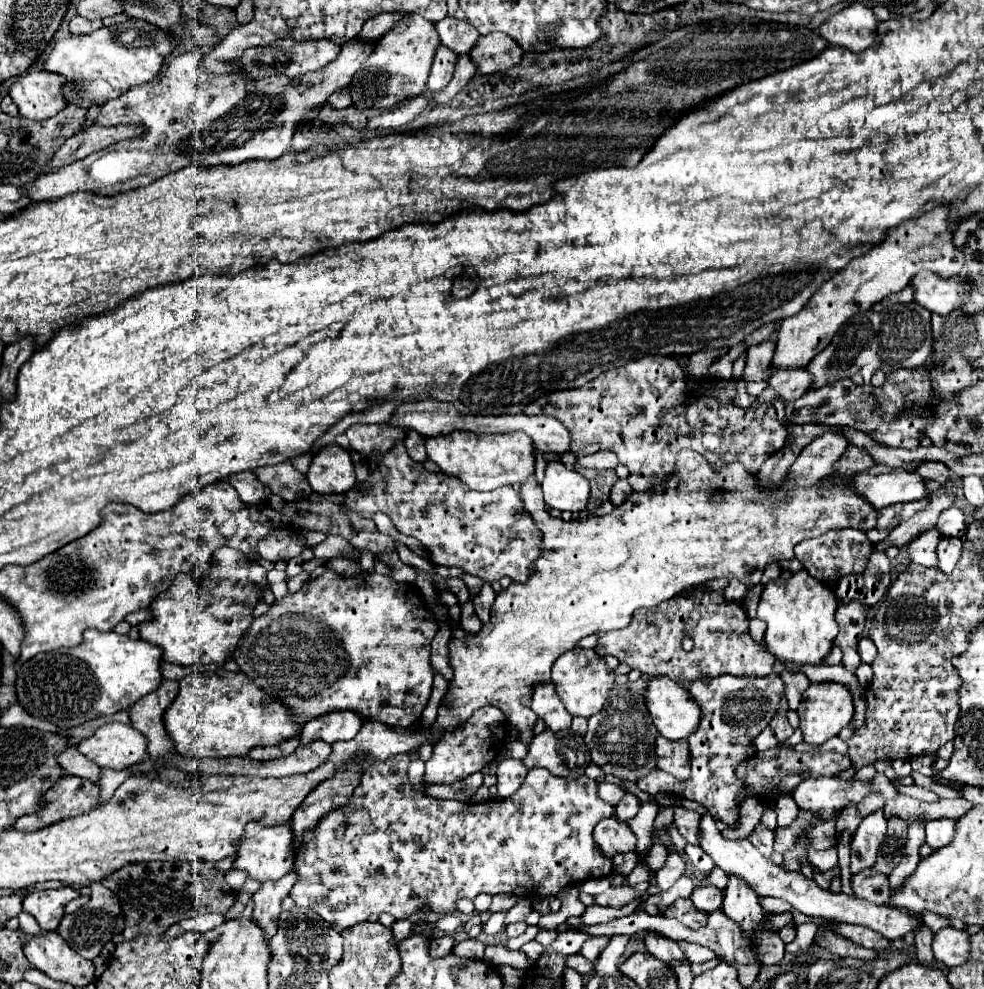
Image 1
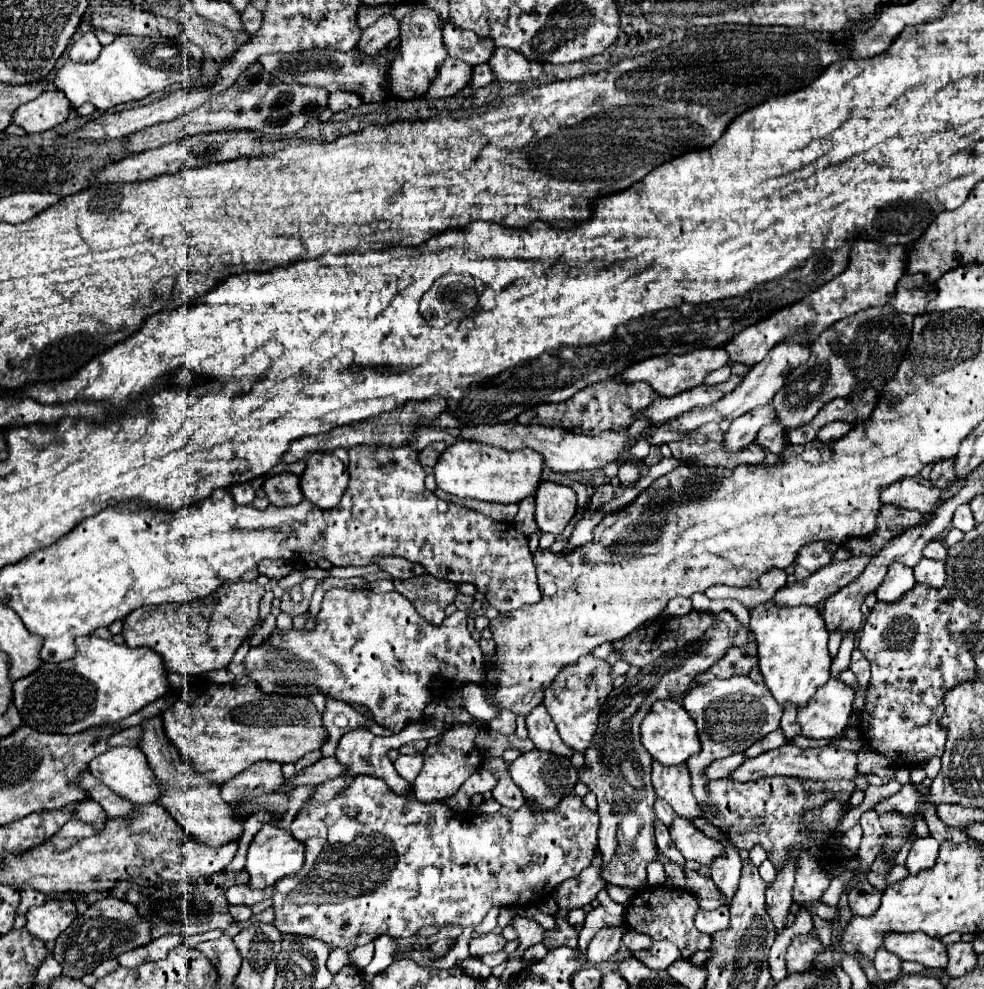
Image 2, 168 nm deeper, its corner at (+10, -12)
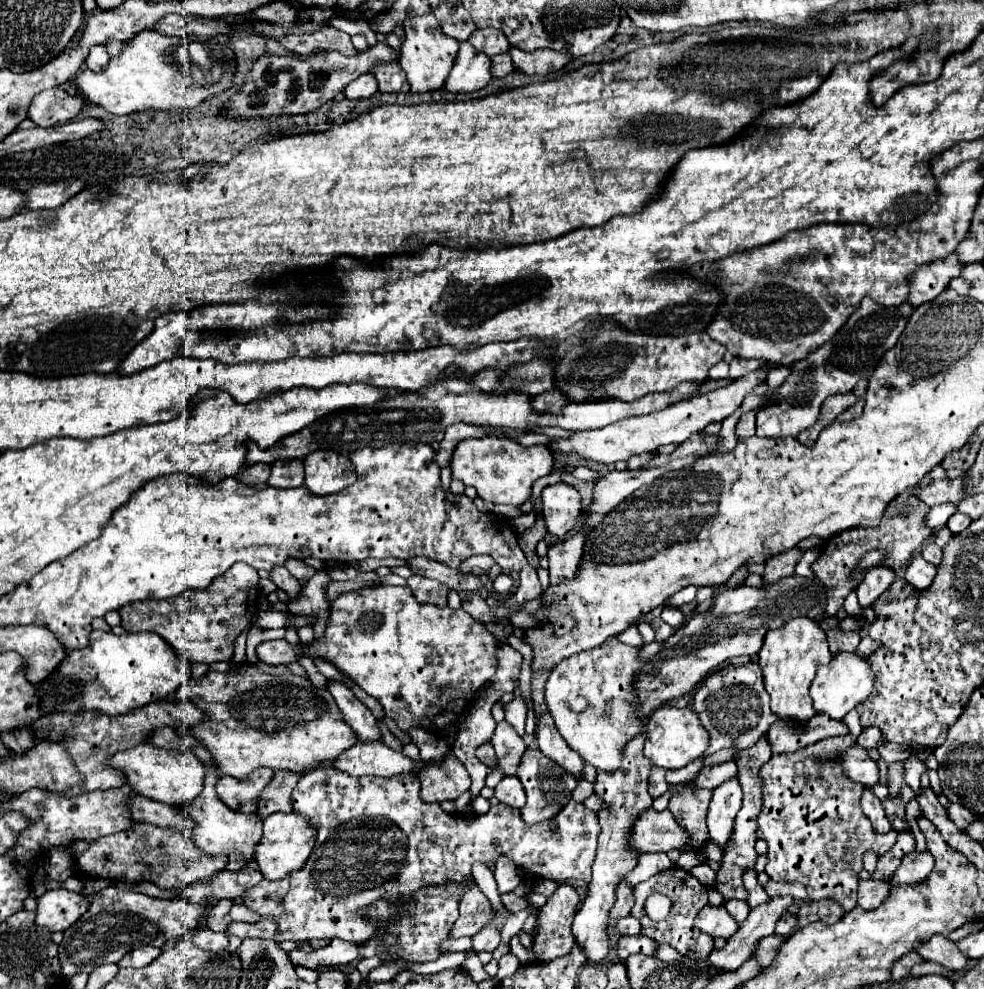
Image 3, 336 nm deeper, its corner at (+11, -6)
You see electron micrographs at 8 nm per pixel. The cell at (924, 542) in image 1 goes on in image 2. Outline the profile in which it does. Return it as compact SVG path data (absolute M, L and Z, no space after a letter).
M895 562L895 564L891 564L883 584L875 590L875 594L883 602L895 602L895 600L899 600L899 596L903 596L903 592L909 592L915 584L917 584L917 580L913 576L913 568L907 568L903 564Z

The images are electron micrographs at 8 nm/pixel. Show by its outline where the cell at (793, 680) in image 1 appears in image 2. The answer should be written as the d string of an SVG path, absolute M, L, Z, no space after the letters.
M787 704L785 712L783 712L783 718L781 718L781 728L783 728L787 740L791 740L795 734L801 734L795 716L797 716L797 708L791 708L791 704Z

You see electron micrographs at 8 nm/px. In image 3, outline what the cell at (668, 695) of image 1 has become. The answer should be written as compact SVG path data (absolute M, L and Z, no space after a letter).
M662 706L658 708L646 726L646 744L644 744L644 754L646 758L664 770L678 770L690 764L696 758L702 758L706 754L710 736L706 734L698 714L694 714L692 708L670 708Z

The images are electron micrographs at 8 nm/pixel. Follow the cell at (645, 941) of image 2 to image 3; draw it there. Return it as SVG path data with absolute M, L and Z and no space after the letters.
M626 916L626 918L618 920L616 928L618 928L620 934L638 934L640 932L640 922L634 916Z

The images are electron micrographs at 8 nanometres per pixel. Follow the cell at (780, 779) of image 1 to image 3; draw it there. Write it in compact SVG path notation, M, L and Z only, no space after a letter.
M846 736L824 738L816 744L810 744L792 754L776 754L760 768L760 776L764 778L764 808L758 816L758 838L768 842L768 868L766 874L776 882L800 882L808 888L808 896L812 900L832 898L846 912L856 908L856 890L858 890L858 872L862 870L864 852L872 850L878 856L888 852L898 838L898 832L890 830L888 836L876 834L870 826L870 820L862 814L860 796L862 784L852 782L840 762L838 756L848 750Z

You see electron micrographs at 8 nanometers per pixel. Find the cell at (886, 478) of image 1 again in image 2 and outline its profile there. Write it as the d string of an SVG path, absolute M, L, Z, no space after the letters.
M907 476L881 490L881 504L893 504L907 510L933 512L939 506L941 490L923 476Z

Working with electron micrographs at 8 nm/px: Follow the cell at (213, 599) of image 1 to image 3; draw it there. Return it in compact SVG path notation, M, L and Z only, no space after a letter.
M234 564L206 590L186 590L168 600L142 600L120 608L126 632L156 632L174 646L188 662L222 662L232 658L234 640L254 622L258 610L258 572L246 564Z

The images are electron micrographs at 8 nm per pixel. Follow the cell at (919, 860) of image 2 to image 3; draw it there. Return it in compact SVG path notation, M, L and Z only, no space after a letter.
M930 852L906 854L902 858L900 868L894 872L890 880L890 886L916 886L928 878L932 866L934 866L934 858L930 856Z

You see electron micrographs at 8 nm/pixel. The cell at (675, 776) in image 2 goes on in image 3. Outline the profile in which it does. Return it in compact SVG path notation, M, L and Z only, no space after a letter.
M688 784L682 792L674 794L668 804L668 810L674 814L674 818L678 818L678 824L690 832L690 838L694 838L694 846L690 846L688 852L700 852L702 846L710 840L706 830L706 810L710 798L710 790L698 790Z

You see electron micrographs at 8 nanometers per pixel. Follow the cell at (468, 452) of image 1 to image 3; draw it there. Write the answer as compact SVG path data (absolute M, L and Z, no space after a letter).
M472 438L456 446L452 456L452 478L462 480L466 486L476 488L478 496L492 504L520 506L530 500L532 484L554 470L554 456L548 446L522 446L508 438Z

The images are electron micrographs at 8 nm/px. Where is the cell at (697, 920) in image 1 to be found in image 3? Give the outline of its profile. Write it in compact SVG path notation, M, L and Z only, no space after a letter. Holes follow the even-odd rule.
M670 868L670 870L664 870L664 872L658 872L654 874L650 880L646 882L640 882L638 886L634 886L634 896L636 896L636 904L632 908L632 916L640 920L642 924L642 934L648 936L648 938L654 938L658 944L670 944L672 948L676 948L682 956L686 958L694 958L694 960L704 960L708 958L708 954L712 952L714 948L714 938L710 938L708 934L702 934L700 930L696 930L694 926L694 918L696 914L708 904L708 888L698 880L694 878L690 872L682 870L682 868ZM654 892L660 892L660 894L666 894L672 898L672 910L668 914L668 918L664 922L652 922L646 912L644 912L644 902L650 894Z

